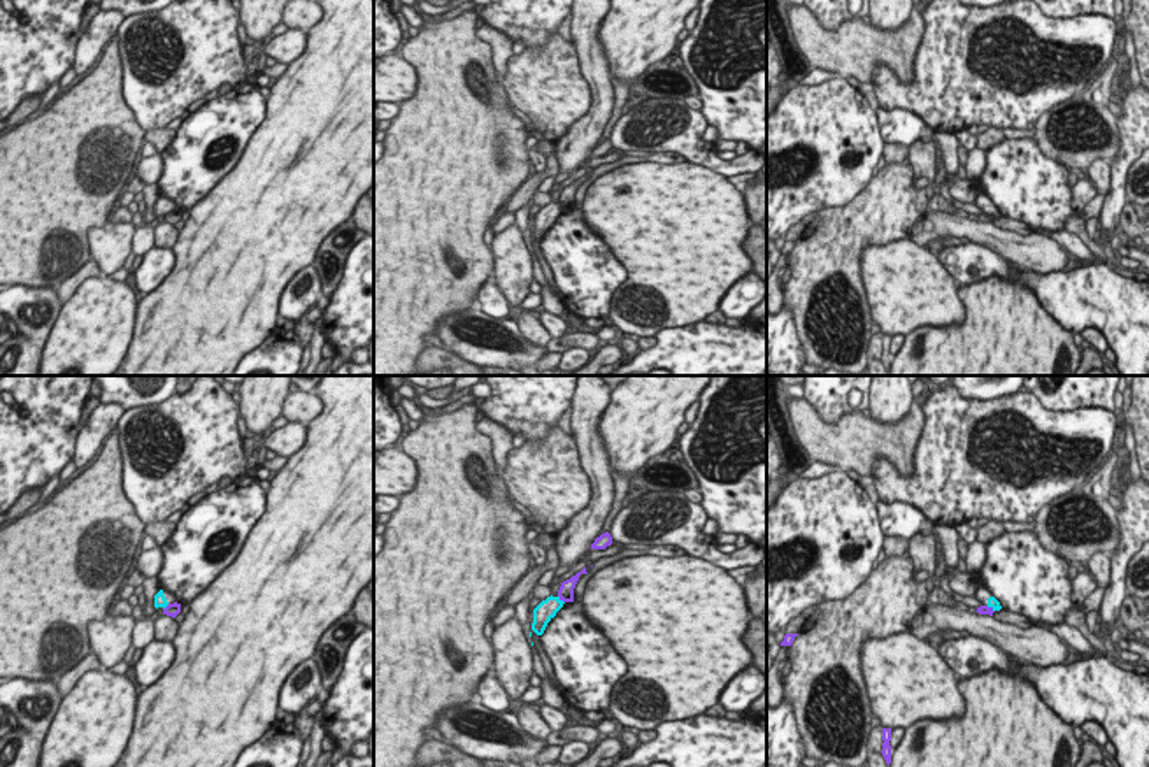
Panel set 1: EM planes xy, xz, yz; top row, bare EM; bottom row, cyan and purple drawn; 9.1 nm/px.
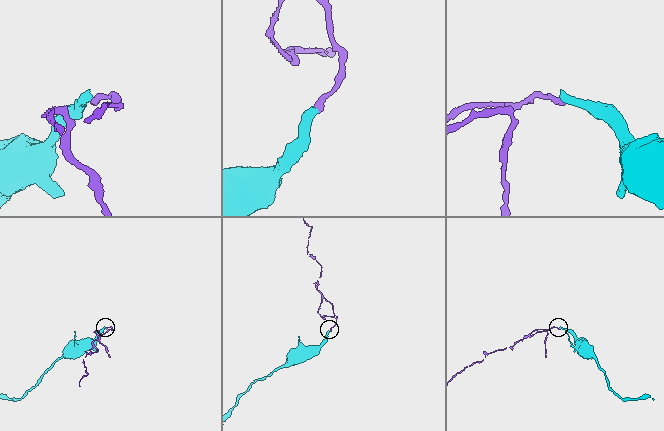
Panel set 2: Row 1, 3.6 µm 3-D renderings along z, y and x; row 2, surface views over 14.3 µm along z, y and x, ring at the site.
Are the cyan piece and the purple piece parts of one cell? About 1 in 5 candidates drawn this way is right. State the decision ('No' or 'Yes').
No.

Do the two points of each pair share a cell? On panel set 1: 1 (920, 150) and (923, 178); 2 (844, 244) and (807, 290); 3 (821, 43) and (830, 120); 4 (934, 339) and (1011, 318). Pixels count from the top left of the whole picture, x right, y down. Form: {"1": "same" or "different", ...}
{"1": "same", "2": "same", "3": "different", "4": "same"}

